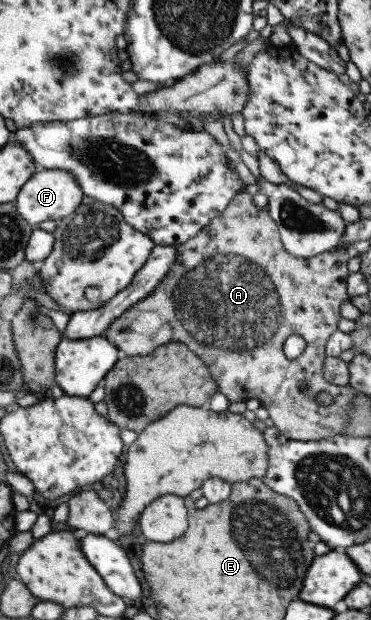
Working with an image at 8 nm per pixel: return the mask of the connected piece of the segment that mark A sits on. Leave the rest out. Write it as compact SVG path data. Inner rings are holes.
M241 191L240 194L237 194L231 200L231 203L227 205L225 211L220 213L219 217L214 217L206 228L201 229L195 237L188 239L185 243L178 244L176 248L177 253L174 264L171 265L165 277L159 282L159 285L155 287L147 297L138 301L133 307L124 311L121 317L115 319L106 329L106 333L103 336L111 341L111 344L115 345L122 355L127 356L151 355L151 353L154 353L155 349L161 347L163 343L170 343L171 341L185 343L193 353L197 353L197 356L201 357L201 360L207 363L210 375L217 382L218 391L222 393L231 404L246 402L249 399L258 399L258 401L261 401L261 407L269 412L270 418L274 421L274 426L279 429L287 439L295 441L319 441L329 436L344 433L344 423L348 423L348 417L345 415L350 415L349 408L351 408L351 402L353 402L353 398L355 398L355 391L351 389L350 385L339 386L327 382L322 373L322 368L327 357L325 355L325 344L327 344L327 339L338 330L338 323L342 318L340 314L341 304L351 299L347 293L346 281L351 273L347 269L347 261L349 261L352 253L341 248L307 258L291 255L284 248L279 235L278 225L274 219L271 219L268 209L266 207L259 208L255 206L255 204L253 204L252 195L247 194L245 191ZM291 335L299 335L303 337L306 342L305 351L294 361L287 359L283 354L283 345Z

